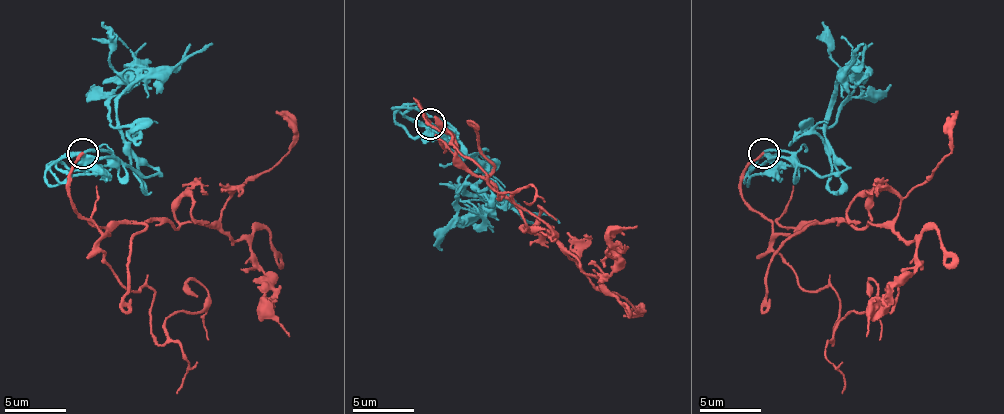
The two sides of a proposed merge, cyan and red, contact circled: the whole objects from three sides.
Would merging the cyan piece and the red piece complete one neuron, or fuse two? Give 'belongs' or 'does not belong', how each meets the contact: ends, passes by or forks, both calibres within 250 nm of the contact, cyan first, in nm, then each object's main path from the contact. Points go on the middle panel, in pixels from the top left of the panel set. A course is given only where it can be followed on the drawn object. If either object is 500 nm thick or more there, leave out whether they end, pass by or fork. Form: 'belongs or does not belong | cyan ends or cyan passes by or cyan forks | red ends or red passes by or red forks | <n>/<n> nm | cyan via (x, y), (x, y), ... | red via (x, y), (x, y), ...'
belongs | cyan forks | red ends | 360/220 nm | cyan via (431, 124), (492, 182), (480, 191), (464, 188), (489, 198), (513, 198), (532, 213), (550, 213), (559, 222) | red via (431, 124), (418, 100), (443, 142), (593, 274), (608, 274), (621, 253), (614, 237), (636, 225)

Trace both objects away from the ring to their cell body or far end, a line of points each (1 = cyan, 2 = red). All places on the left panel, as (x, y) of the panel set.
1: (83, 152), (111, 152), (144, 177), (141, 180), (120, 131), (117, 100), (141, 79), (166, 79), (212, 42)
2: (83, 152), (71, 168), (71, 204), (95, 226), (215, 223), (246, 241), (288, 336)

